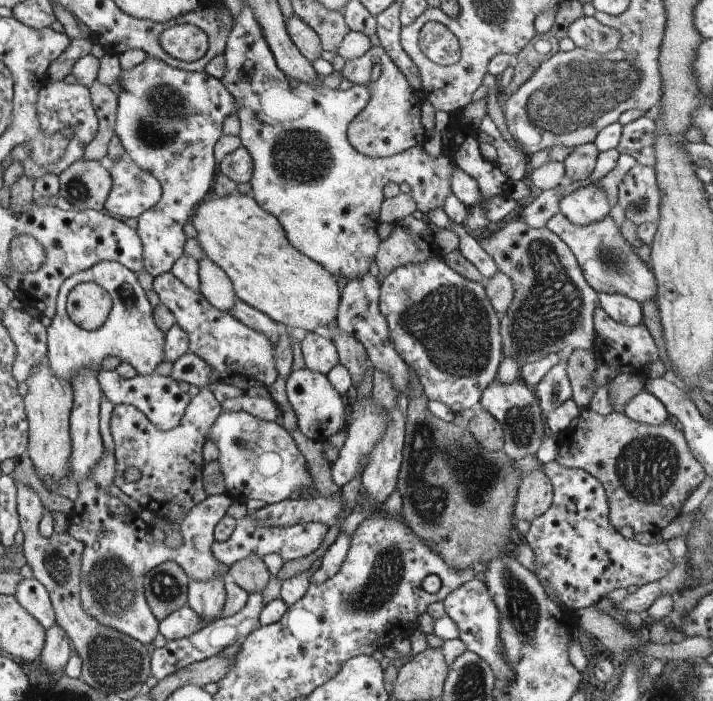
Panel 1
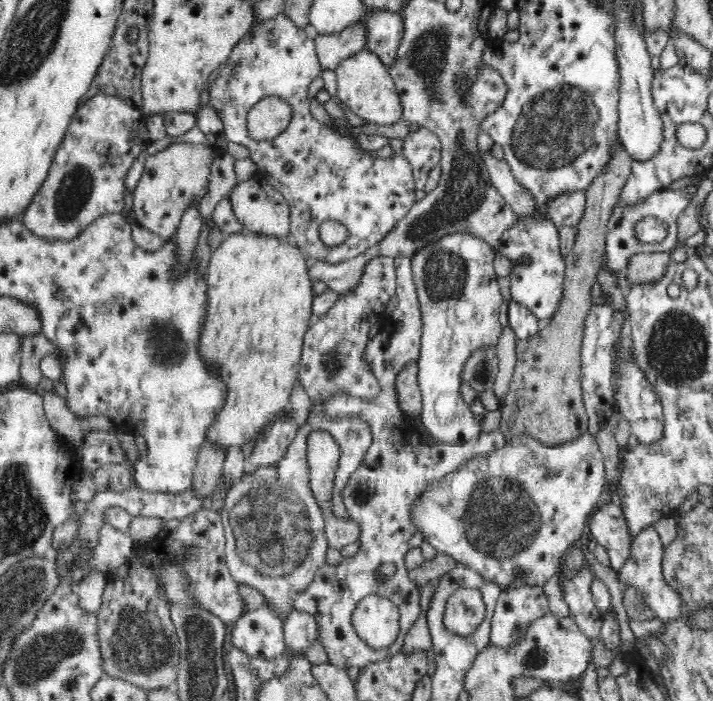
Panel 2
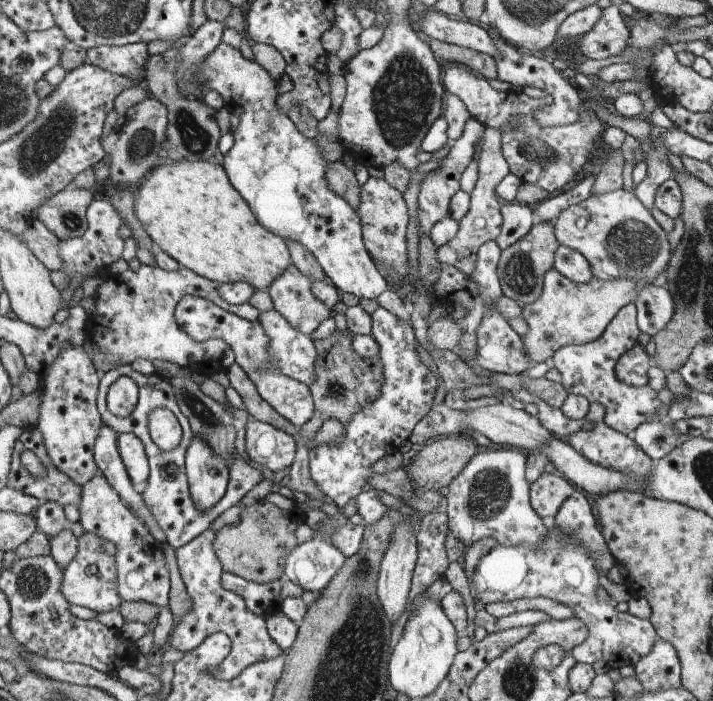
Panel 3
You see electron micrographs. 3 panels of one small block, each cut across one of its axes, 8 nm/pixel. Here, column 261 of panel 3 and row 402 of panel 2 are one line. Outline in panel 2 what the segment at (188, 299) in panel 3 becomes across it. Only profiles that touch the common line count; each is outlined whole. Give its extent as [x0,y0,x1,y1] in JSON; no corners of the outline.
[294,256,507,671]

